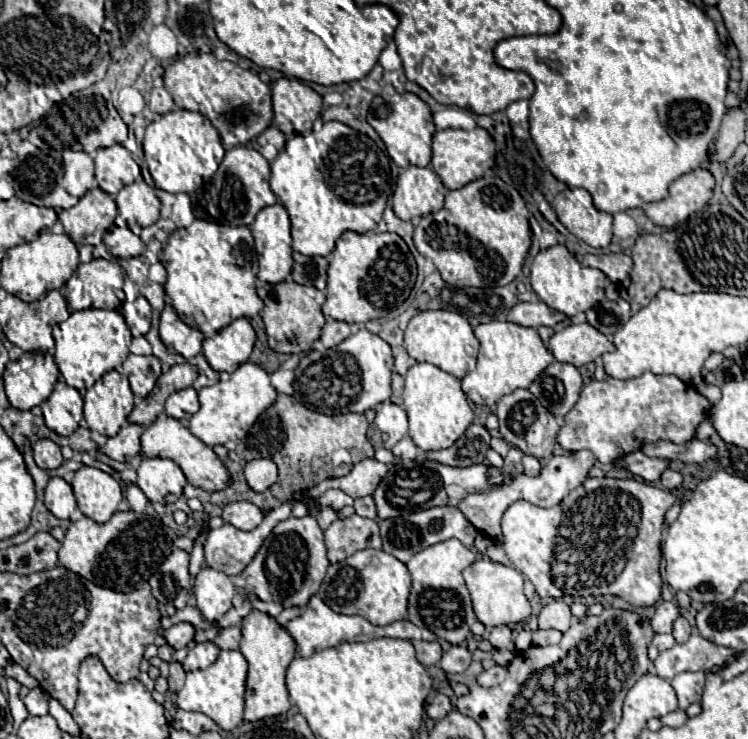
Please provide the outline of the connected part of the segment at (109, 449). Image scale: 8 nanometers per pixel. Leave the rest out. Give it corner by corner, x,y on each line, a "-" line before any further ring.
124,425
118,435
110,437
106,447
102,447
102,453
106,453
110,459
116,461
132,461
136,455
140,455
140,437
144,433
142,425

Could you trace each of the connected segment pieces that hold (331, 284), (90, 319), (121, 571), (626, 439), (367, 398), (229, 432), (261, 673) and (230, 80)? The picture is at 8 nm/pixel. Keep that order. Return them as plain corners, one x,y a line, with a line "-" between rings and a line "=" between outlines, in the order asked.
346,231
336,241
330,255
326,303
322,313
344,323
366,323
386,317
394,307
402,305
416,281
416,261
396,233
370,233
360,235
=
84,309
72,313
66,321
52,328
55,341
54,361
61,375
70,387
76,387
84,393
98,377
108,373
110,369
120,369
124,359
128,357
128,347
132,341
132,333
118,311
104,309
=
118,511
108,523
102,525
94,523
88,517
70,523
58,551
58,563
86,577
88,581
94,581
94,585
102,585
120,593
130,593
134,591
138,581
148,581
168,555
170,545
158,517
136,511
=
644,373
636,379
590,381
584,385
580,401
564,417
556,441
564,451
576,453
588,449
594,457
608,465
624,453
636,449
636,441
654,443
660,439
684,445
696,437
696,427
710,413
710,403
692,385
674,375
=
360,329
334,349
314,349
302,357
300,365
294,369
294,383
302,405
312,411
324,415
364,413
366,409
374,409
390,397
392,367
394,359
390,345
368,329
=
258,363
240,365
226,381
218,381
212,387
200,389
200,411
192,415
188,429
206,445
226,445
242,439
254,425
258,415
276,401
276,389
270,385
270,373
=
252,609
246,617
242,617
240,623
242,629
242,641
240,641
240,653
248,661
248,679
246,679
246,707
244,707
244,719
246,721
258,721
264,717
282,715
290,709
288,701
288,689
284,683
286,669
290,661
296,657
296,645
290,633
286,633
286,627
276,623
274,617
268,613
262,613
258,609
=
212,53
188,55
166,67
164,87
172,95
174,103
188,111
198,111
210,119
220,133
224,145
234,147
256,139
268,129
274,119
272,91
252,71
246,71
230,61
218,61

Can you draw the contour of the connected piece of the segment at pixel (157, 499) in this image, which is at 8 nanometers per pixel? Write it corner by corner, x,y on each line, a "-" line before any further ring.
144,457
138,467
136,485
152,503
174,503
182,497
186,477
170,459

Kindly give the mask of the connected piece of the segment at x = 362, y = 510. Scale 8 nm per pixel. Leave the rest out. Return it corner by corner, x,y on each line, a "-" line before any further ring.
360,497
360,499
354,499
354,509
360,517
368,517
368,519
378,519
376,517
376,505
374,505
374,499
372,497

